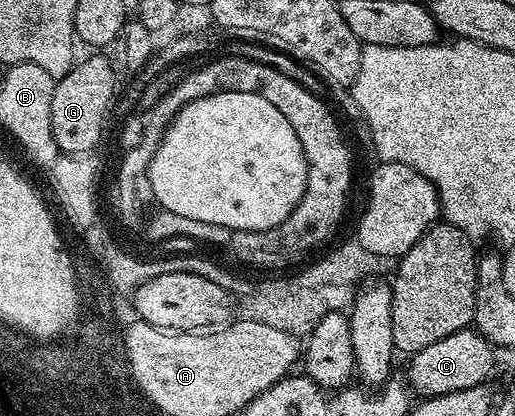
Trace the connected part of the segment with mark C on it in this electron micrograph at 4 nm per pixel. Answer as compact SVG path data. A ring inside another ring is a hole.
M466 328L459 332L451 332L451 336L435 340L435 344L427 344L427 348L423 348L408 359L408 385L416 393L418 390L425 398L443 396L447 392L463 392L463 388L475 388L482 385L488 379L485 377L492 372L493 354L494 347L490 346L476 329Z

